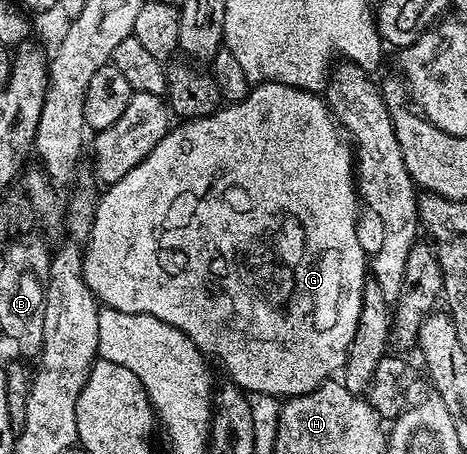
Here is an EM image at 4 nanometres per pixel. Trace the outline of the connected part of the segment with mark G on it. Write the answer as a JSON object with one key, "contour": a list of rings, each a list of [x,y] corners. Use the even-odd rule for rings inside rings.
{"contour":[[[260,83],[252,86],[251,92],[245,96],[242,103],[232,103],[224,106],[209,117],[201,117],[200,119],[189,119],[180,122],[178,125],[172,126],[168,130],[167,136],[157,145],[157,149],[153,149],[153,153],[149,153],[149,157],[145,157],[145,161],[141,161],[141,165],[137,165],[133,169],[129,169],[129,173],[125,173],[125,177],[121,177],[121,181],[110,184],[106,188],[107,191],[103,196],[98,196],[95,204],[95,216],[91,222],[91,234],[86,236],[85,250],[83,251],[83,279],[89,285],[89,289],[93,292],[96,300],[102,301],[106,306],[113,307],[123,313],[141,313],[142,315],[152,315],[161,321],[165,321],[169,325],[173,325],[177,329],[181,329],[190,339],[195,342],[196,347],[200,351],[207,353],[211,351],[215,355],[219,355],[221,362],[227,366],[230,382],[235,386],[243,388],[247,393],[265,393],[276,397],[290,397],[292,395],[304,395],[313,389],[317,389],[322,383],[328,382],[334,373],[342,372],[345,361],[347,360],[347,350],[353,341],[353,333],[357,333],[357,317],[361,317],[361,297],[363,296],[363,287],[367,284],[369,278],[369,255],[363,252],[363,243],[359,240],[359,231],[355,228],[355,203],[357,207],[357,188],[353,178],[353,153],[345,142],[344,136],[341,134],[340,128],[331,117],[331,111],[327,107],[326,102],[314,91],[303,91],[299,87],[290,87],[284,83]]]}

